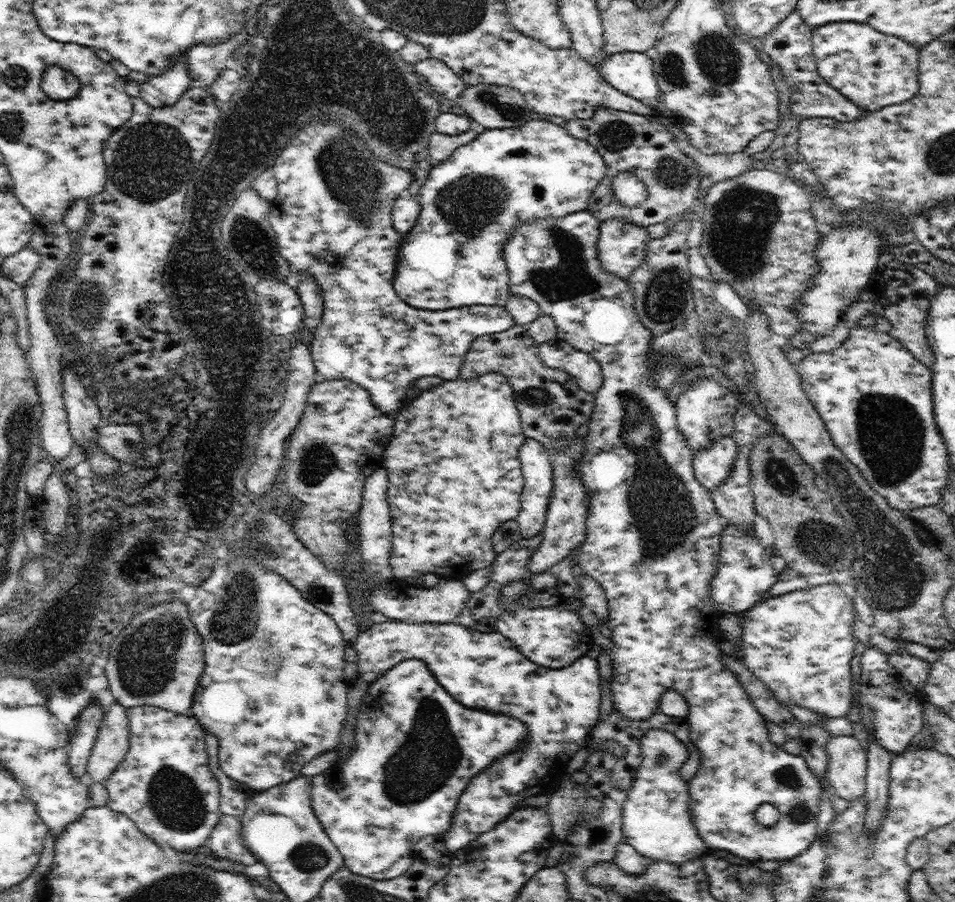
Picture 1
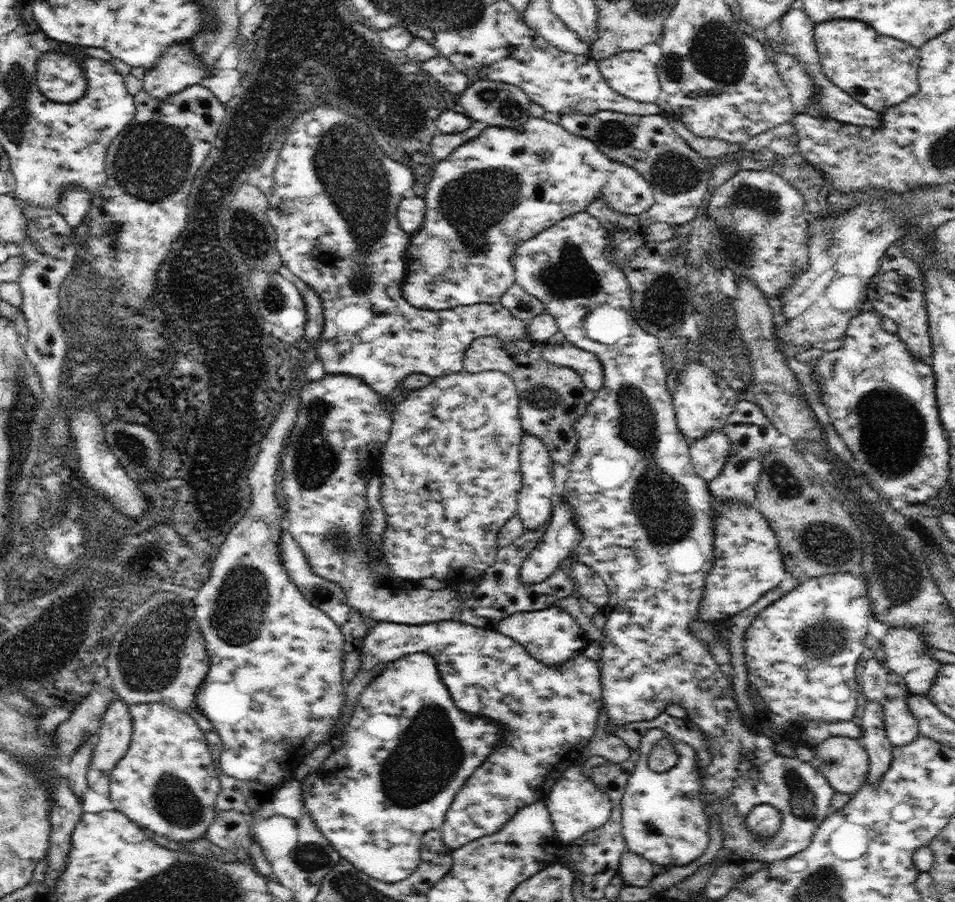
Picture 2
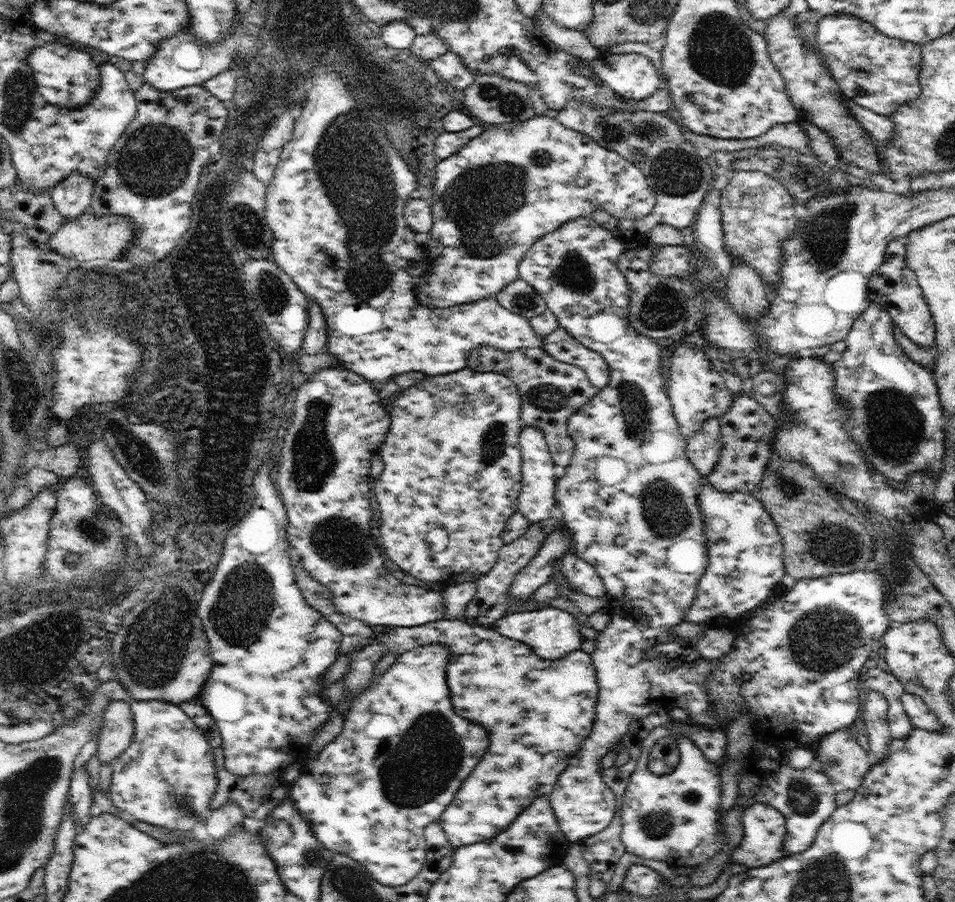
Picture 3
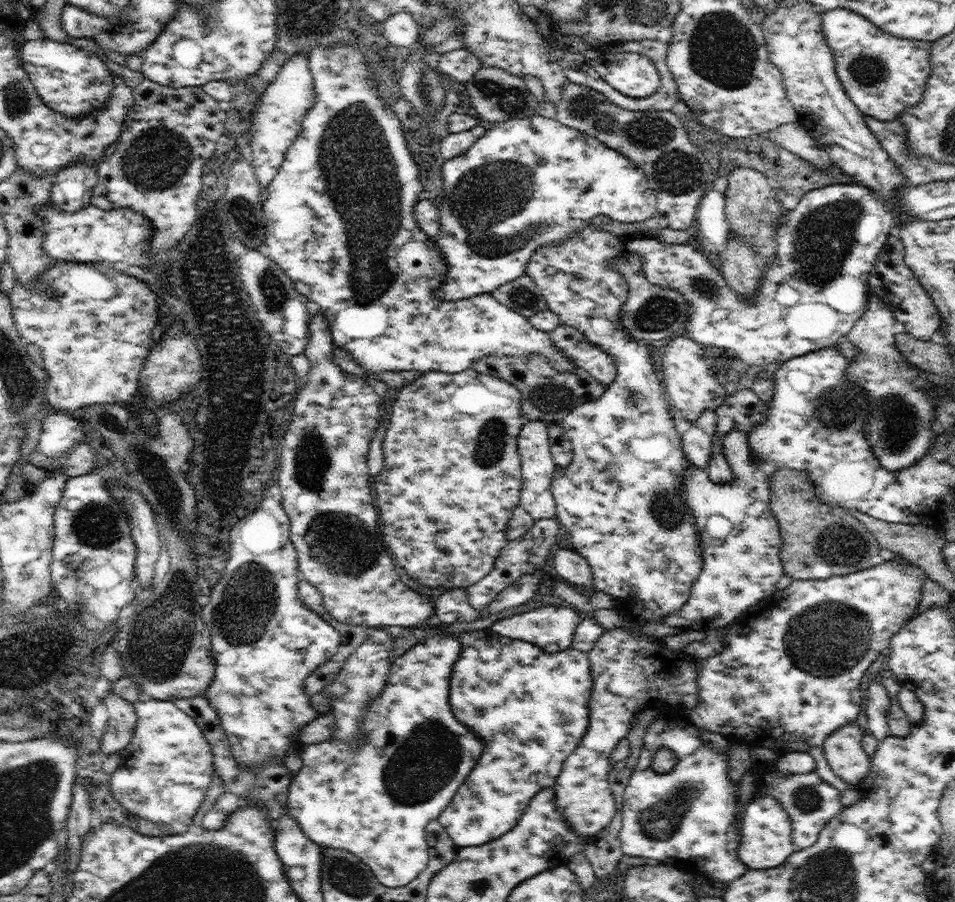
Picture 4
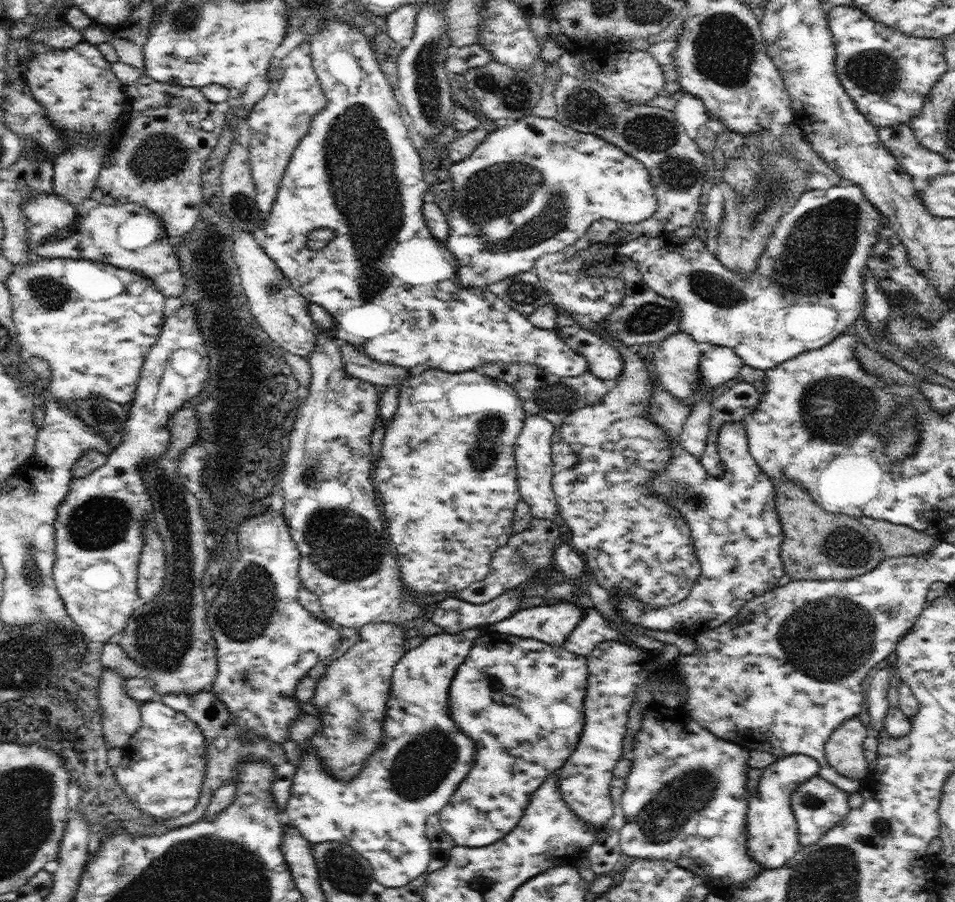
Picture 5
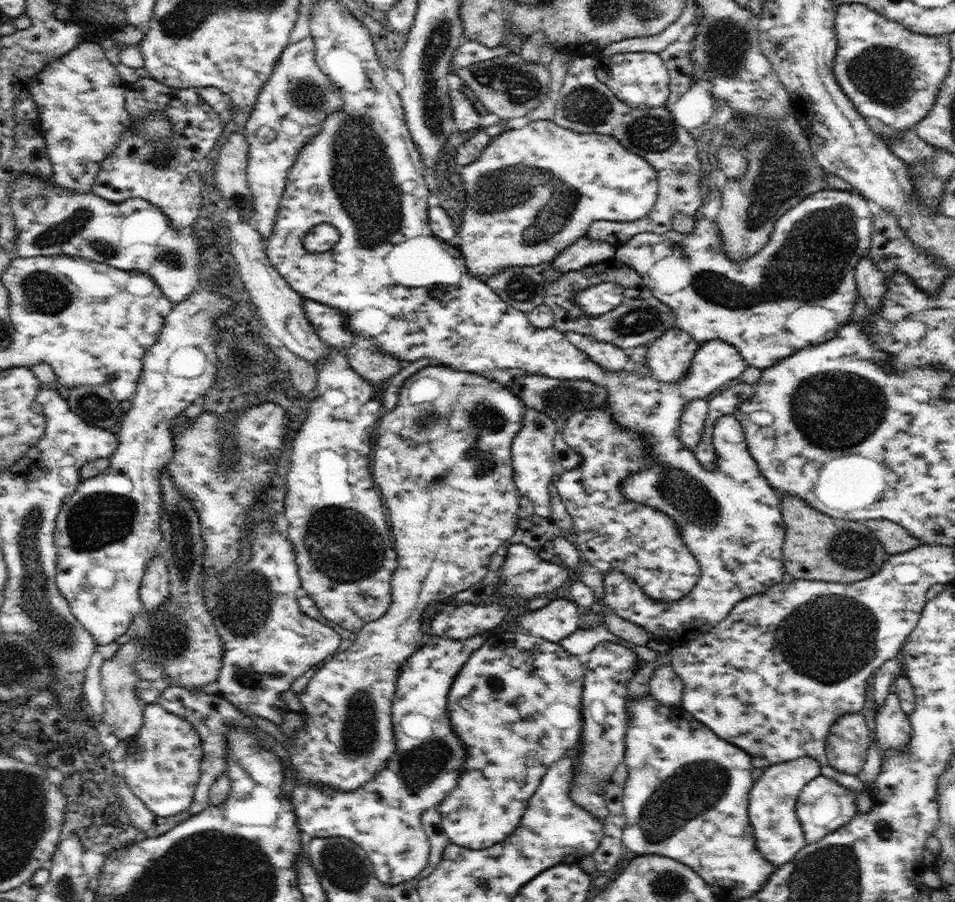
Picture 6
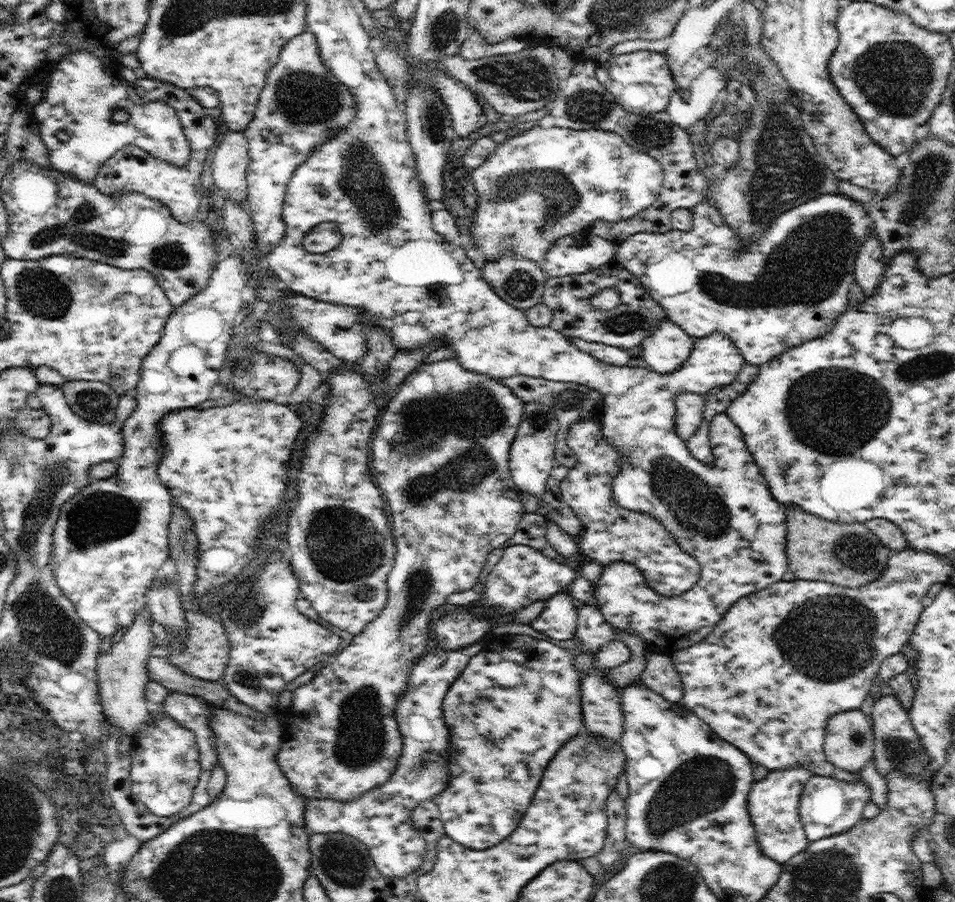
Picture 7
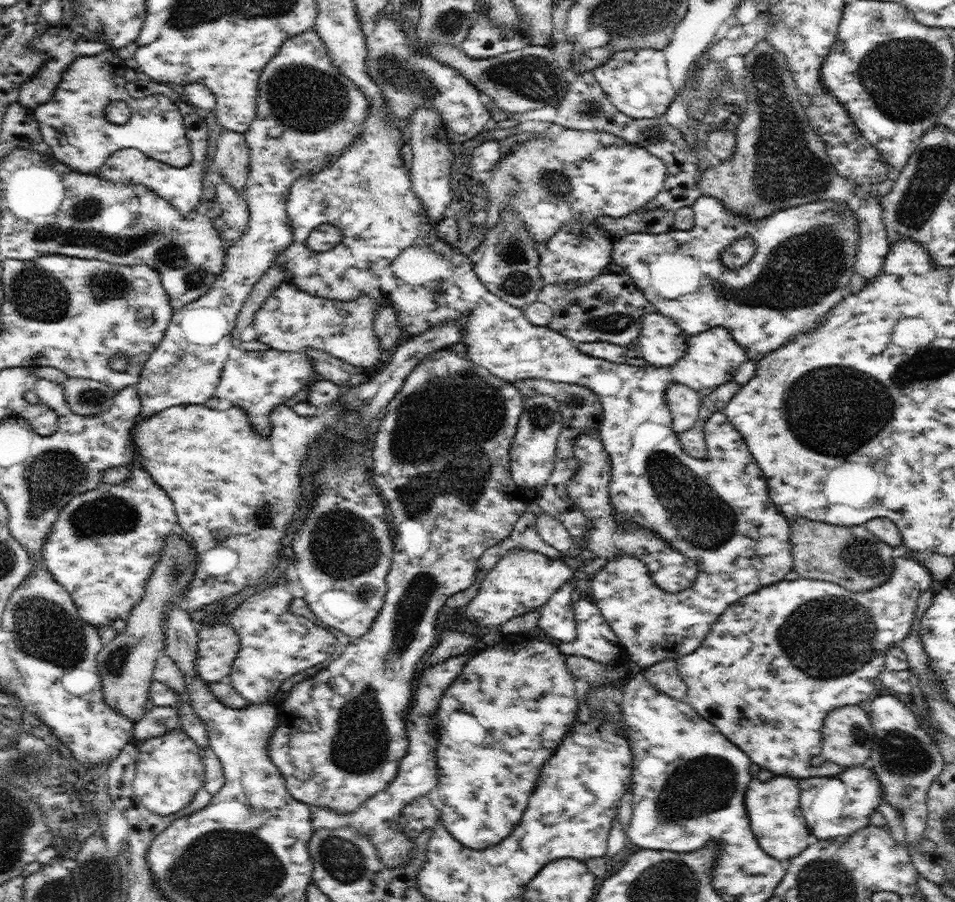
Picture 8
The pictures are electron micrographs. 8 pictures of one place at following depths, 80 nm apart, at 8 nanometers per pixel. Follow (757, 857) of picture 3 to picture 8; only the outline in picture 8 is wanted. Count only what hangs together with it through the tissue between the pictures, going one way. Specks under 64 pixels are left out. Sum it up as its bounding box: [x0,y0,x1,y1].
[745,774,812,864]

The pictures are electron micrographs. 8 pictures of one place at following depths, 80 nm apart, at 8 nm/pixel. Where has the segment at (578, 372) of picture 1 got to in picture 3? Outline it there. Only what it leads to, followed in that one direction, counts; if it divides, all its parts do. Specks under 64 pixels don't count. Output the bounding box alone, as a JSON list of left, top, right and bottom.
[543,327,610,388]

